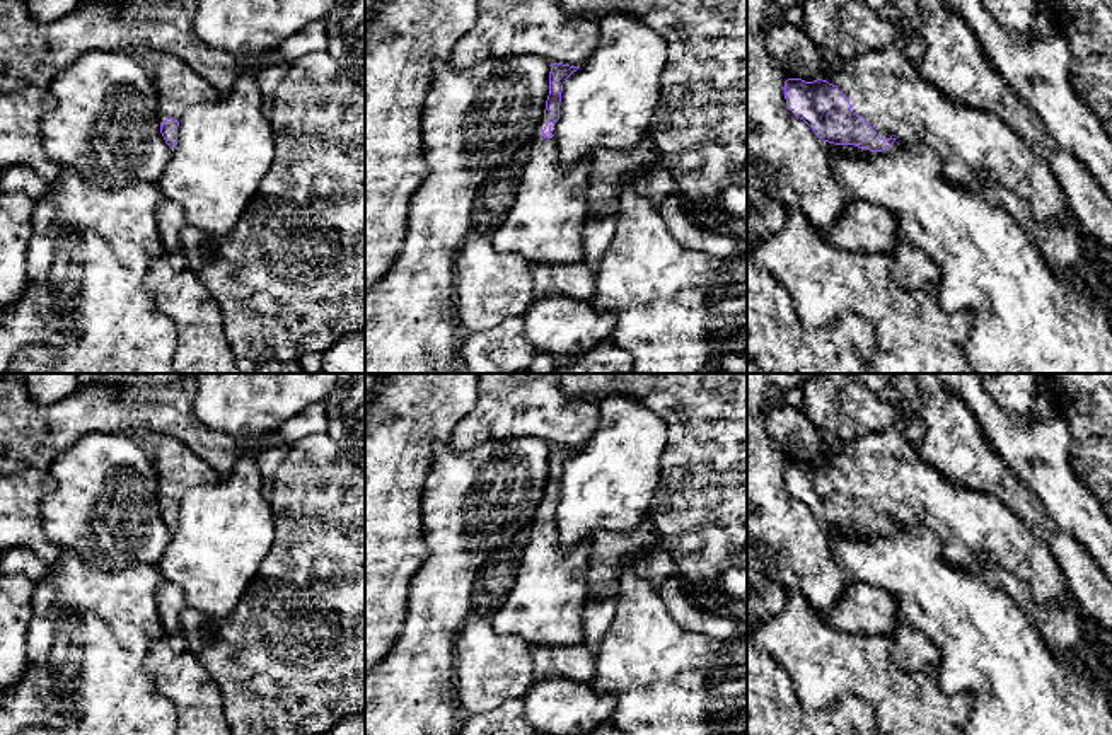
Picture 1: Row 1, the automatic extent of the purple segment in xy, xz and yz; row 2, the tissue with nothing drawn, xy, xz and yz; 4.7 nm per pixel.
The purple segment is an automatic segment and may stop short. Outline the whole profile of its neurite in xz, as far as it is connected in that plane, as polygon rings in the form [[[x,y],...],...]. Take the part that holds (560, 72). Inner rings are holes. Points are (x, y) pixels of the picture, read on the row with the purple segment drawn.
[[[551,63],[544,118],[529,145],[529,159],[517,172],[513,205],[491,234],[495,249],[517,252],[530,264],[583,259],[590,159],[566,165],[556,145],[563,84],[578,68]]]

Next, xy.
[[[152,53],[148,65],[153,73],[153,87],[159,95],[160,133],[165,143],[174,148],[177,126],[182,114],[198,102],[215,102],[217,90],[171,53]]]

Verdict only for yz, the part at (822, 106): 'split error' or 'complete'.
split error

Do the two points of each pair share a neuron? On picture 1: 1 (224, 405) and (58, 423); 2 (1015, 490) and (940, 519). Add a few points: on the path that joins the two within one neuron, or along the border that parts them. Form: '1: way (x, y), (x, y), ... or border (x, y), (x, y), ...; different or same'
1: border (195, 391), (195, 416), (214, 430), (227, 432); different
2: border (957, 485), (995, 495), (1024, 524); different

